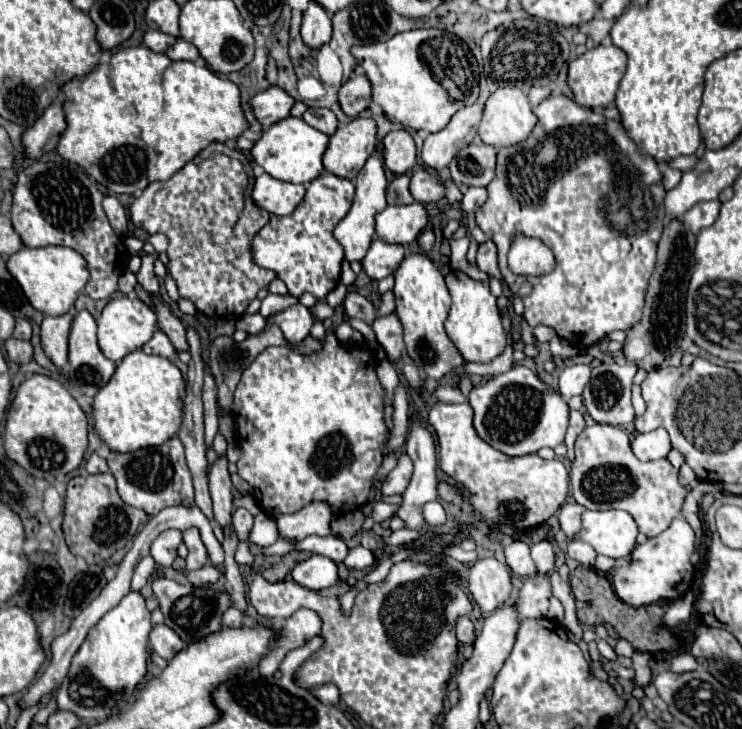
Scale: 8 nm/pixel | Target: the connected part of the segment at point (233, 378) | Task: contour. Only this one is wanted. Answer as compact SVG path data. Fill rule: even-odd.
M268 324L260 334L256 336L248 336L244 342L234 342L232 338L228 336L218 336L212 344L210 344L210 370L216 378L216 384L218 384L218 404L222 408L222 412L228 412L230 410L230 402L232 402L232 394L236 390L236 384L240 380L240 374L244 372L244 368L248 368L248 364L268 346L288 346L288 342L284 340L280 328L276 324Z

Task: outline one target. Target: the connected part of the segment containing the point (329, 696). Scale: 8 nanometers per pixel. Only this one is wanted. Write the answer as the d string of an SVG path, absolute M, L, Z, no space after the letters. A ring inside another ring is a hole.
M324 684L324 686L316 688L316 690L312 690L312 694L318 696L324 704L332 704L332 706L336 706L338 698L340 698L340 692L338 692L338 688L334 684Z

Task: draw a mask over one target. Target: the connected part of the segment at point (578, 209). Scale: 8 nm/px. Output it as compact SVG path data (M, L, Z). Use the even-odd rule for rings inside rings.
M550 96L550 98L546 98L544 102L540 102L534 108L534 114L538 118L538 124L534 126L532 134L526 140L522 140L522 142L518 142L514 146L506 146L506 148L498 150L496 178L488 184L488 200L486 200L486 204L476 210L476 222L484 230L484 234L496 242L500 272L502 272L504 280L508 282L512 294L516 294L524 282L532 284L532 292L528 296L522 296L526 322L530 326L538 326L538 324L550 326L550 328L556 330L556 334L560 338L568 340L572 346L588 348L594 342L598 342L600 338L608 336L612 330L624 330L626 332L640 320L648 276L652 274L652 268L654 268L654 262L656 262L656 244L658 244L662 228L664 228L664 204L662 204L664 188L662 188L662 182L660 182L660 170L658 170L656 160L652 160L650 156L642 156L638 152L636 144L626 136L626 132L624 132L624 128L622 128L622 124L618 120L614 120L614 138L612 138L610 132L608 132L608 120L600 112L578 106L568 96ZM514 234L526 234L526 236L536 236L536 238L544 240L544 244L548 244L552 248L554 256L556 256L556 268L546 276L524 276L524 278L520 278L520 276L512 274L508 264L506 264L506 254L508 254L508 248L510 248L510 238Z

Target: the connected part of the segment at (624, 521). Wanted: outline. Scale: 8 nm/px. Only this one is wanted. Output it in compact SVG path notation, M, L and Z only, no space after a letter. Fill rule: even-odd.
M586 510L582 514L582 528L578 538L592 544L598 554L610 556L614 560L626 558L636 546L636 536L636 522L624 510Z

